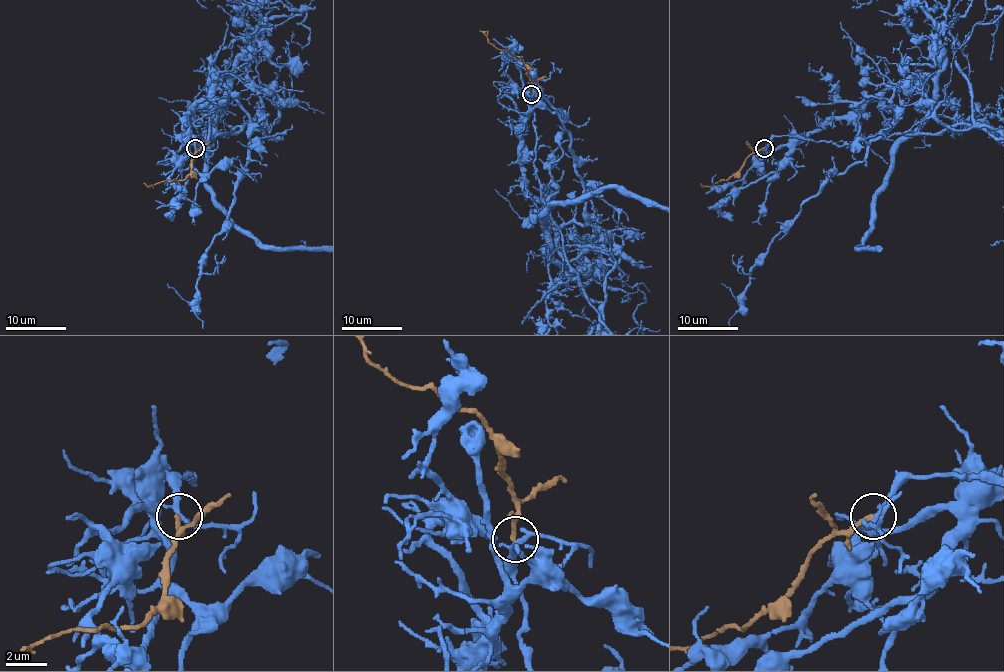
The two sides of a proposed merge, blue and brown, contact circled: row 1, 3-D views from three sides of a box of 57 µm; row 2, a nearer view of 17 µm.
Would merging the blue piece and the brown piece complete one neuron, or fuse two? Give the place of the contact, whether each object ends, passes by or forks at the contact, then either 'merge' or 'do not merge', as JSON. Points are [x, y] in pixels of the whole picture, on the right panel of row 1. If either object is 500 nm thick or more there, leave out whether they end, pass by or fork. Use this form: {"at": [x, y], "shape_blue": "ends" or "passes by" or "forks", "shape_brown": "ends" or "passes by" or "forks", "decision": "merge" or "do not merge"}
{"at": [764, 148], "shape_blue": "forks", "shape_brown": "ends", "decision": "do not merge"}

